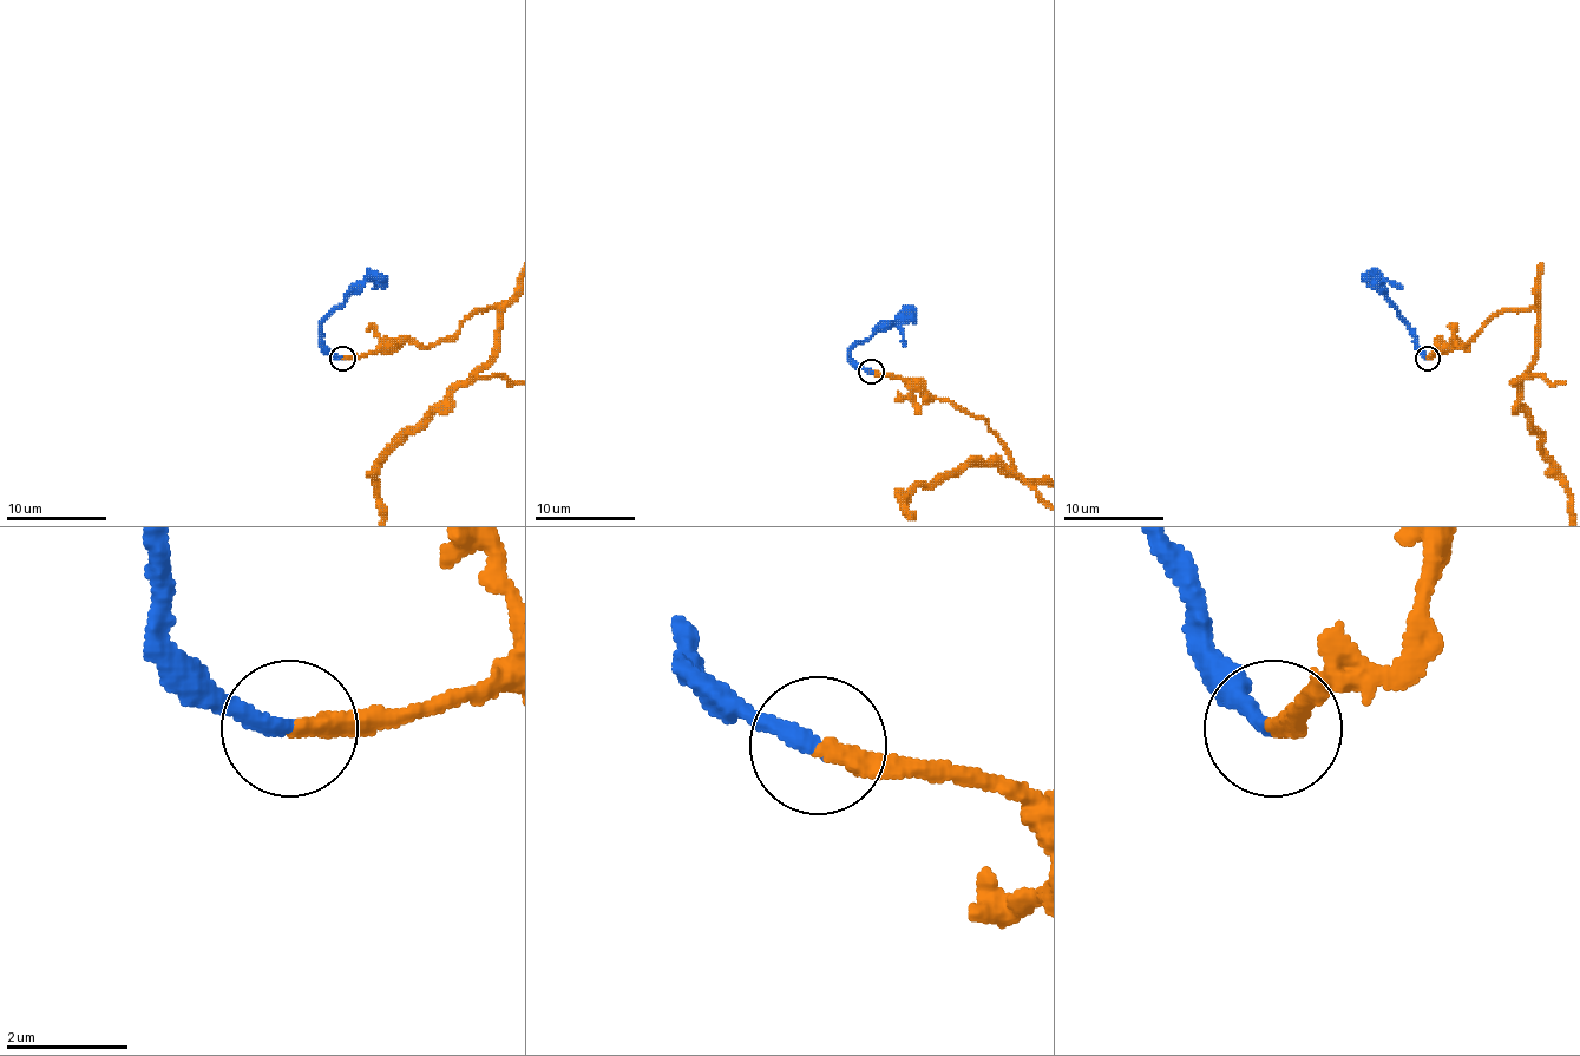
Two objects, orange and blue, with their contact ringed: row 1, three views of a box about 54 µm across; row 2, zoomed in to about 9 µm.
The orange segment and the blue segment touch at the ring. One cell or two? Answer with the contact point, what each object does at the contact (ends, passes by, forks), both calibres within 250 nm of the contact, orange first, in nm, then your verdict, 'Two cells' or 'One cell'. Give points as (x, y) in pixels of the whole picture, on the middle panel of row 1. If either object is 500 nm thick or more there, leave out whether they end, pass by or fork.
Place: (871, 372). At the ring orange ends. At the ring blue ends. Thickness 320 nm (orange) against 280 nm. One cell

